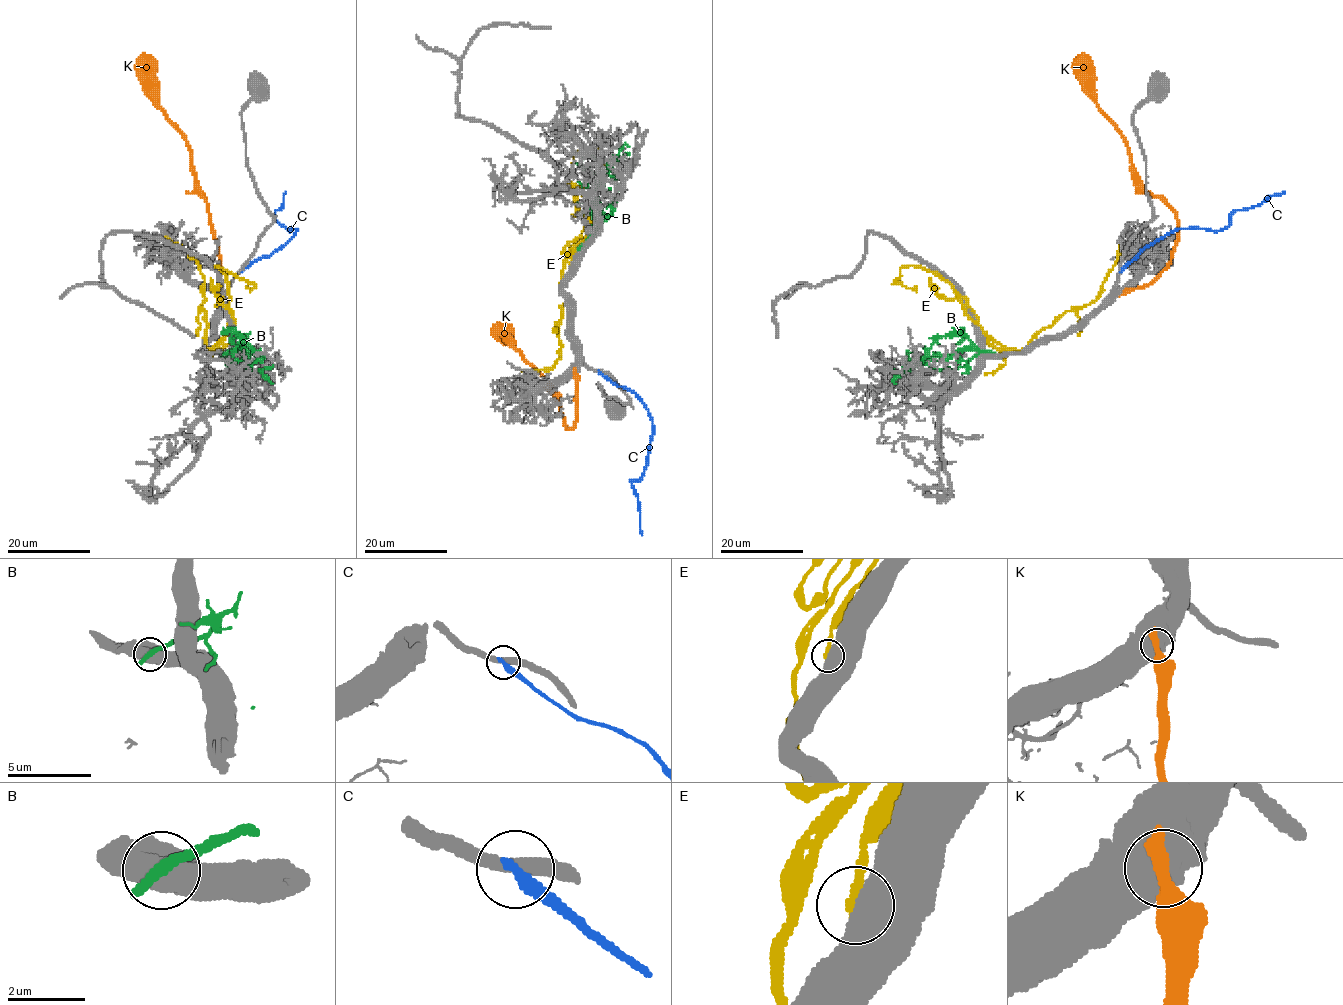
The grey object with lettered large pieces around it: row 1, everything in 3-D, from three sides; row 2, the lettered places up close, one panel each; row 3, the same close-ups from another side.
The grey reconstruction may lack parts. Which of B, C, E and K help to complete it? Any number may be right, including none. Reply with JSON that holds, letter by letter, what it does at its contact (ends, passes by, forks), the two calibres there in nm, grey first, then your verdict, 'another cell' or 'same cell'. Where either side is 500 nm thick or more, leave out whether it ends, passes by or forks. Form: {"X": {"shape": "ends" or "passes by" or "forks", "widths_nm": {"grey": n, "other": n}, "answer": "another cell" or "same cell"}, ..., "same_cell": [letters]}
{"B": {"widths_nm": {"grey": 900, "other": 380}, "answer": "another cell"}, "C": {"shape": "ends", "widths_nm": {"grey": 360, "other": 400}, "answer": "another cell"}, "E": {"widths_nm": {"grey": 750, "other": 300}, "answer": "another cell"}, "K": {"widths_nm": {"grey": 800, "other": 650}, "answer": "another cell"}, "same_cell": []}

